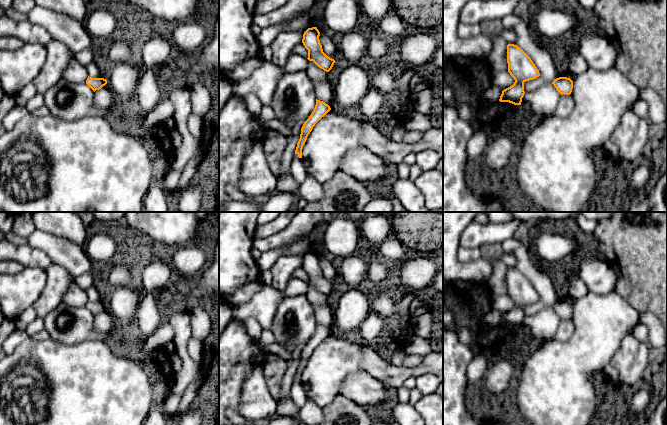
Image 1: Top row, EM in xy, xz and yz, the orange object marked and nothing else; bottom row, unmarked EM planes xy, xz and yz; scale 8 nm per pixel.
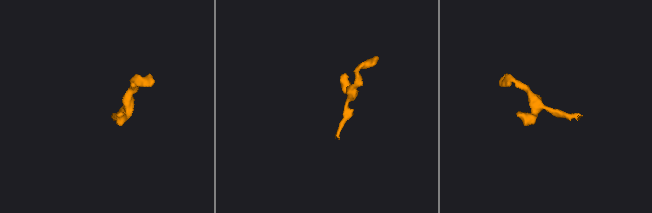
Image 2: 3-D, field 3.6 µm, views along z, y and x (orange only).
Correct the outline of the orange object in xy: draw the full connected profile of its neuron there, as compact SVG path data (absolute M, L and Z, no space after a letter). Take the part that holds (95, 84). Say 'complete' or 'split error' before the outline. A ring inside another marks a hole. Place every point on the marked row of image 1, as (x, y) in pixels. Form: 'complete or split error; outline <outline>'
complete; outline M88 76L86 84L95 92L105 86L107 84L107 80L104 78L92 78Z

